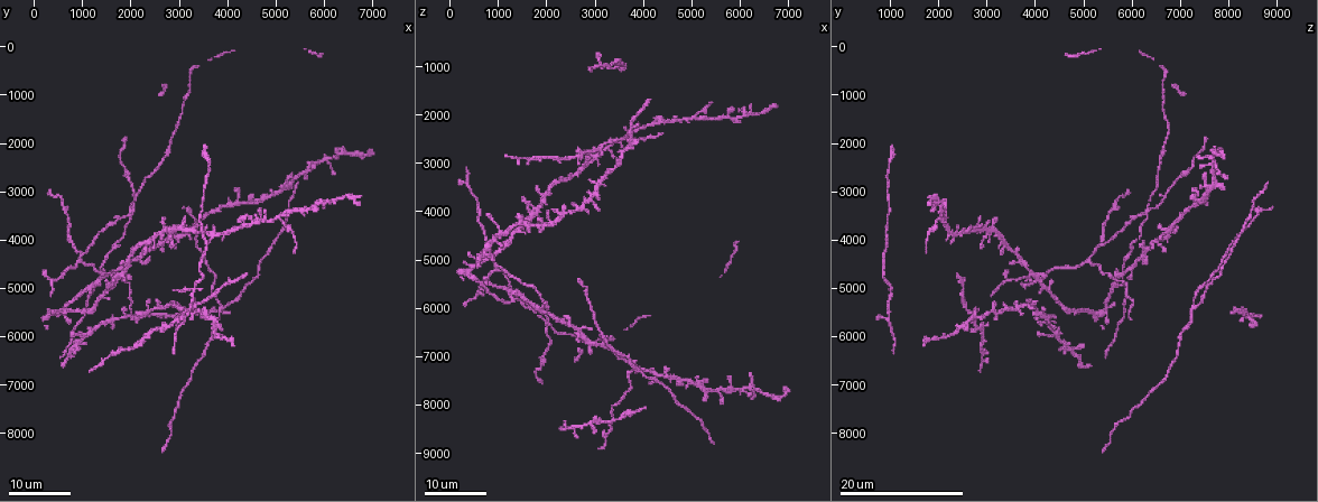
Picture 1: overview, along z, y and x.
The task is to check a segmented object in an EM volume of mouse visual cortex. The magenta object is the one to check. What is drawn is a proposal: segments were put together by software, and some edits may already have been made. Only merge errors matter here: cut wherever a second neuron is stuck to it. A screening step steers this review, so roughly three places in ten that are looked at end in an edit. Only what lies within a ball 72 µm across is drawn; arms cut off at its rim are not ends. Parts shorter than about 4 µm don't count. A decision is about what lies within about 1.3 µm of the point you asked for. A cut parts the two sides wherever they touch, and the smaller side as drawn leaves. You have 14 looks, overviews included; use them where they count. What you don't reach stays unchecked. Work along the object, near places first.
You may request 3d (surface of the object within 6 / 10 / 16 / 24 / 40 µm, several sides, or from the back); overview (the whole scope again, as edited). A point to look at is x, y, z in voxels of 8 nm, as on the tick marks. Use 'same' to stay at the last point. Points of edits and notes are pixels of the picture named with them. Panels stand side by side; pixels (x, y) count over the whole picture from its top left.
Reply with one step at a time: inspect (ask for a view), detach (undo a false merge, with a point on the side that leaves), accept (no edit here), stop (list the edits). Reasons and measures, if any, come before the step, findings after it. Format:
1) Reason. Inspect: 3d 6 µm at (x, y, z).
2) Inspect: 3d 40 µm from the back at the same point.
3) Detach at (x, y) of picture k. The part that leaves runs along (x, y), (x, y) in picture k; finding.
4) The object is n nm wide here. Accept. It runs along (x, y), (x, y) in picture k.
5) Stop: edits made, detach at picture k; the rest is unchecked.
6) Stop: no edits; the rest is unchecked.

Three-way junction. Inspect: 3d 24 µm at (5100, 3550, 2050).

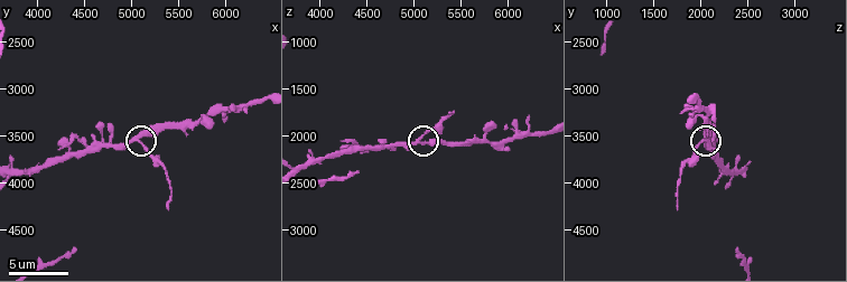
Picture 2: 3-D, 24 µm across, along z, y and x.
Closer look. Inspect: 3d 10 µm at (5080, 3500, 2040).

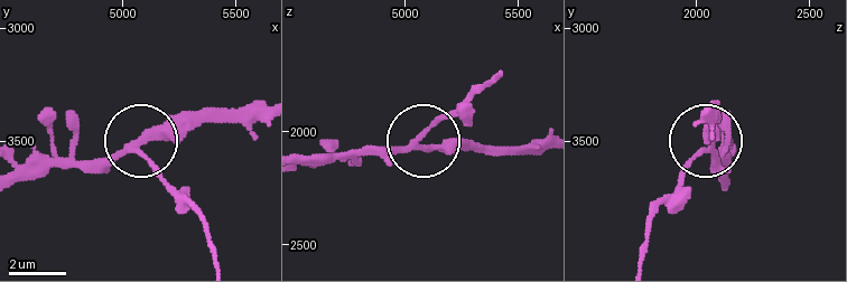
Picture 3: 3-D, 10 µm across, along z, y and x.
The side arm is 8 µm long. Detach at (160, 176) of picture 3. The part that leaves runs along (136, 151), (191, 207), (213, 257) in picture 3; two neurons meet here.

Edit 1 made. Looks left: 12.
Three-way junction. Inspect: 3d 24 µm at (3150, 3800, 2750).

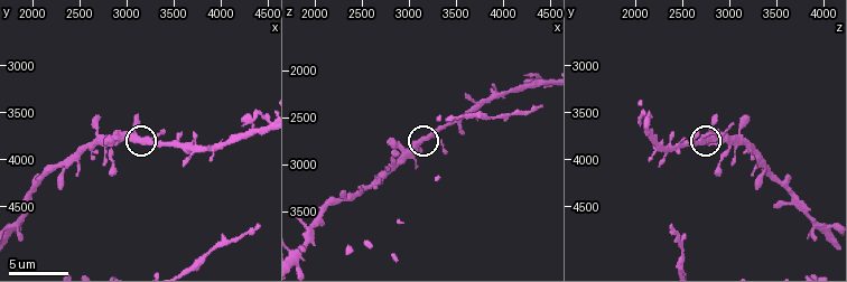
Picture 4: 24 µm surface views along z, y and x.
Inspect: 3d 6 µm at (3180, 3800, 2740).

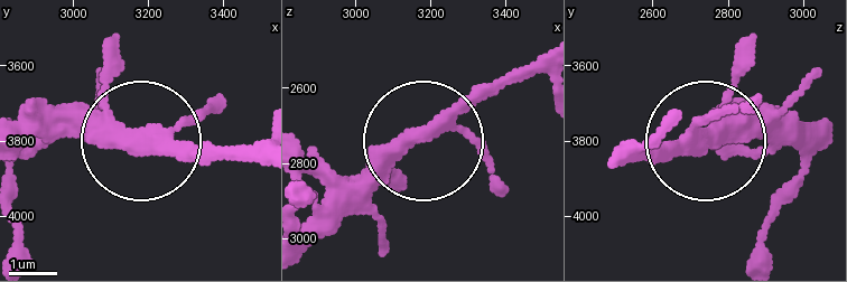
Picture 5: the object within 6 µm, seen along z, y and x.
The object is 310 nm wide here. Accept. It runs along (306, 234), (519, 69) in picture 5; continuous, no second neuron.

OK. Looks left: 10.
Inspect: 3d 16 µm at (3300, 5300, 2500).

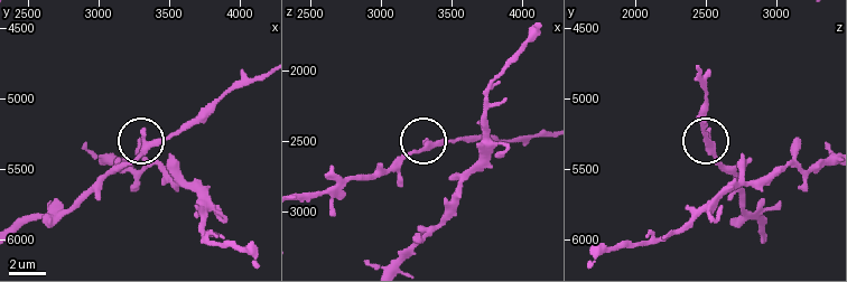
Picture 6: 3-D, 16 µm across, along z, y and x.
Closer look. Inspect: 3d 10 µm at (3320, 5340, 2520).

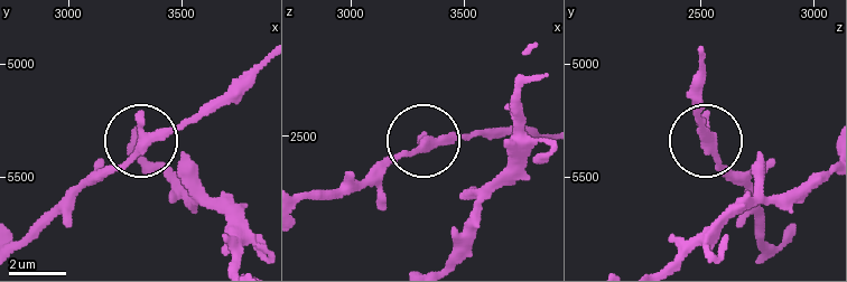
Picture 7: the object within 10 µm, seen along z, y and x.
The object is 270 nm wide here. Accept. Continuous, no second neuron.

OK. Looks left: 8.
A fork. Inspect: 3d 16 µm at (2000, 3350, 6350).

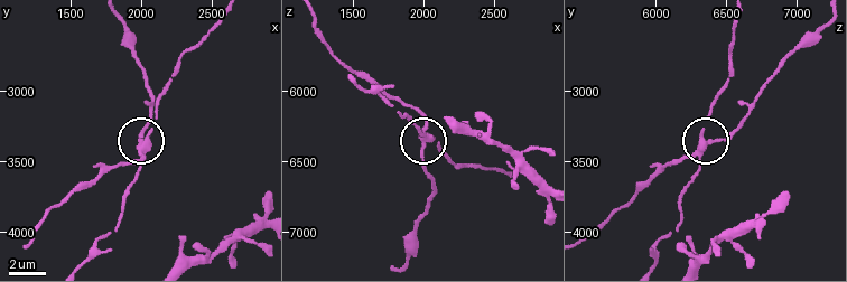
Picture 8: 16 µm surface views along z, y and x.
Inspect: 3d 6 µm at (2040, 3360, 6340).

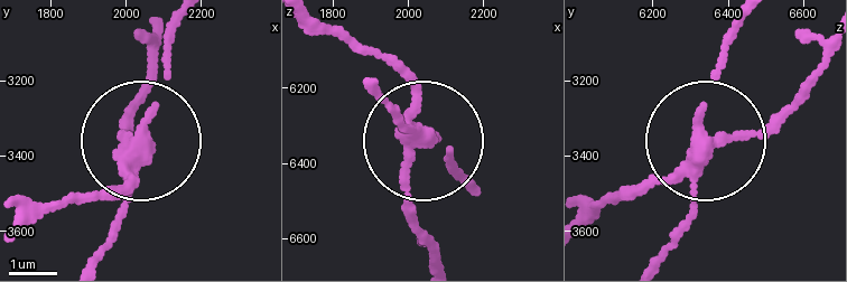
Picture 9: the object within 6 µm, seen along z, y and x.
3 arms meet here. Detach at (119, 186) of picture 9. The part that leaves runs along (128, 159), (104, 191), (19, 219) in picture 9; a second neuron is stuck on.

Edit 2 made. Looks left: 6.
Small branch off a trunk. Inspect: 3d 24 µm at (1250, 4950, 5700).

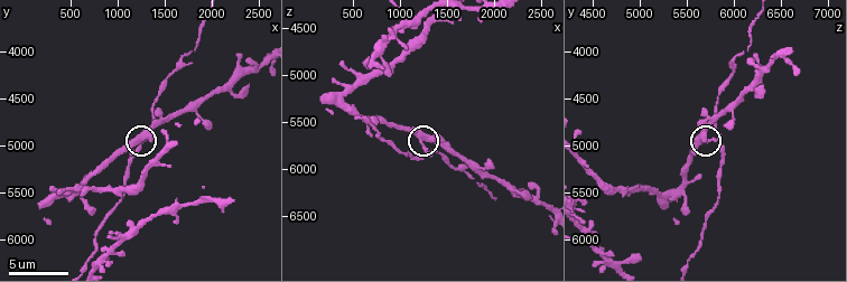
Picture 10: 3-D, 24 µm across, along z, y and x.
Inspect: 3d 10 µm at (1240, 4940, 5760).

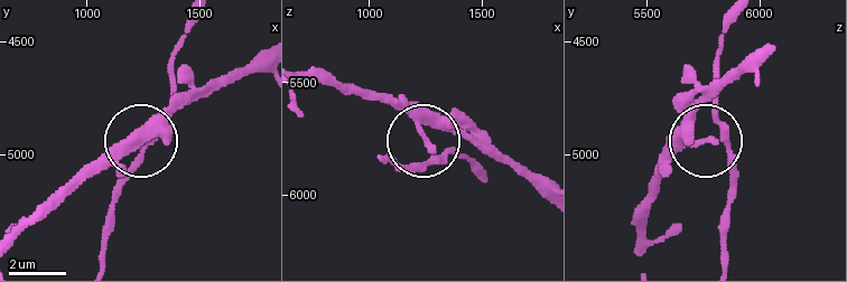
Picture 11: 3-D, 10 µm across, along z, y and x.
The object is 280 nm wide here. Accept. Continuous, no second neuron.

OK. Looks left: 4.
Side arm on a straight run. Inspect: 3d 6 µm at (5800, 3280, 2060).

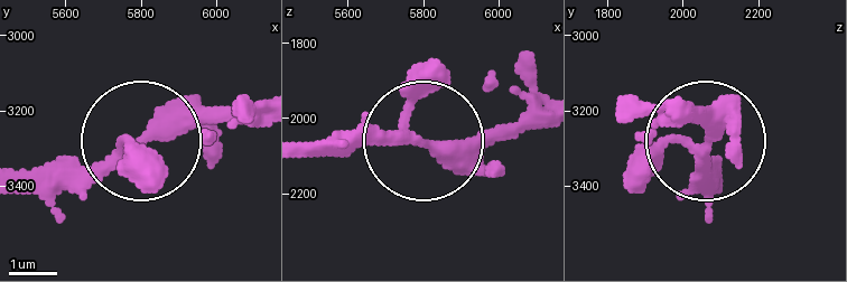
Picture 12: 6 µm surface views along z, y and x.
The object is 240 nm wide here. Accept. It runs along (308, 141), (532, 129) in picture 12; one neuron here.

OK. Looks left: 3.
Stop: edits made, detach at picture 3, detach at picture 9; the rest is unchecked.

